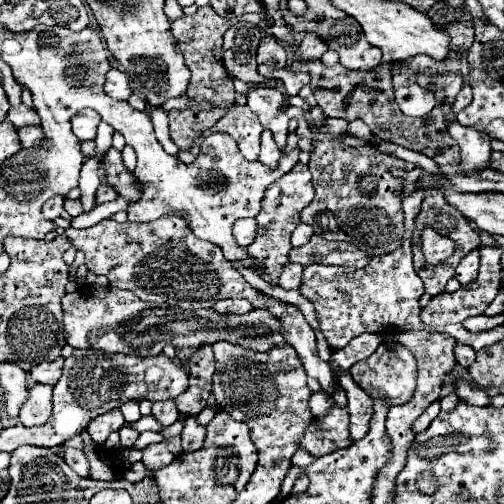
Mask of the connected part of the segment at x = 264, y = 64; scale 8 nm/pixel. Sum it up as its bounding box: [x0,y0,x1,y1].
[256,36,288,76]

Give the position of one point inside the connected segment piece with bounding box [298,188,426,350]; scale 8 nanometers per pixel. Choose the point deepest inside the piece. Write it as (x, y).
(382, 297)

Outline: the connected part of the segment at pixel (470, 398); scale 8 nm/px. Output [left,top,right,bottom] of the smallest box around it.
[456,378,490,406]

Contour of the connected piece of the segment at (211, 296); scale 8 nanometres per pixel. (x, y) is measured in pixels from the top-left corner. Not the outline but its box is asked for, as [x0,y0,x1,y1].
[64,214,336,394]

